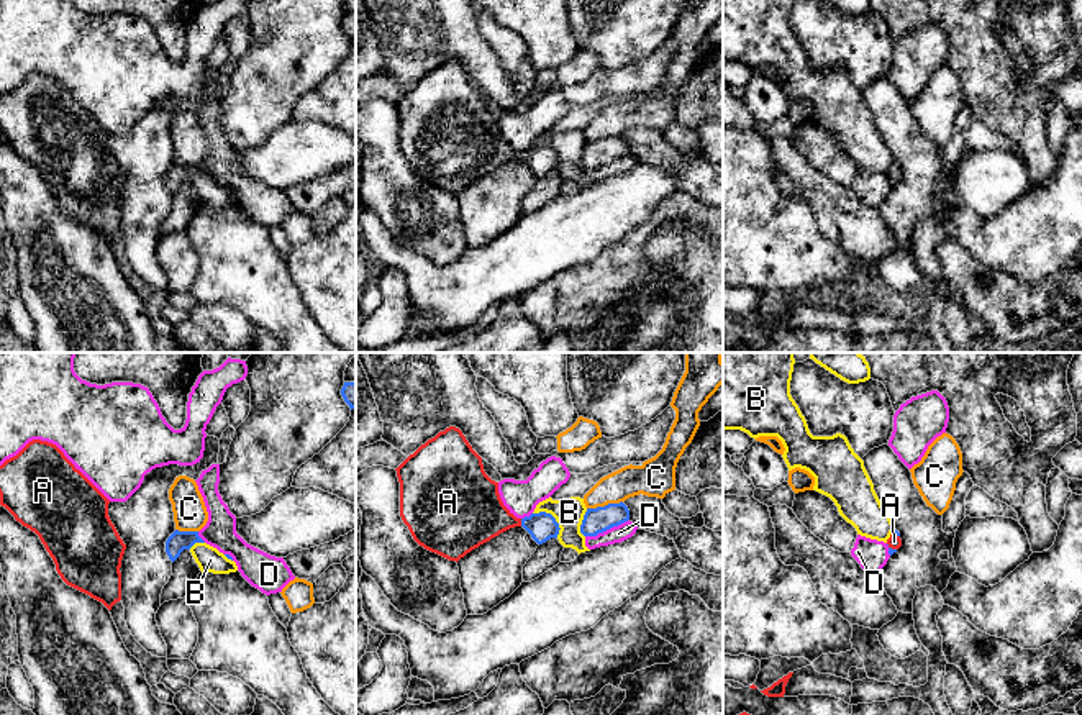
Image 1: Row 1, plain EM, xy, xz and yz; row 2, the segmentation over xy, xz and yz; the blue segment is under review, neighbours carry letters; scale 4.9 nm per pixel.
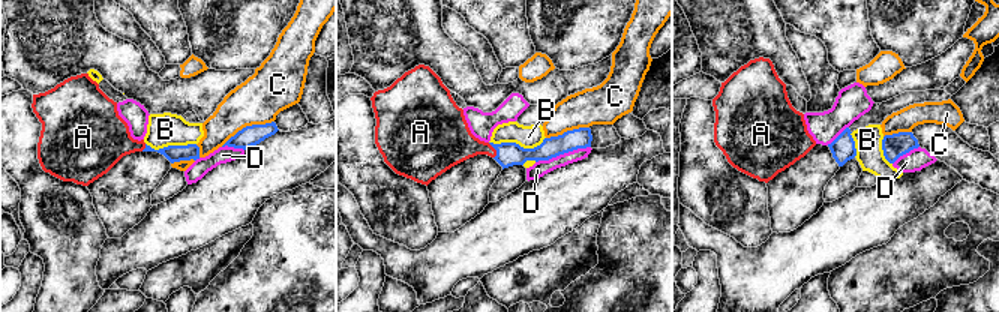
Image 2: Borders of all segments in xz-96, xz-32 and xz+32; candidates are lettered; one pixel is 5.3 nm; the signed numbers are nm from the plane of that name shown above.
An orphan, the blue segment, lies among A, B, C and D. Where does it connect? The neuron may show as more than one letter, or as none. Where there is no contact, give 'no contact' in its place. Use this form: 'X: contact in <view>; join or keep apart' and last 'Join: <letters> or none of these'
A: contact in xz; join
B: contact in xz; keep apart
C: contact in xz; keep apart
D: contact in xz; keep apart
Join: A

